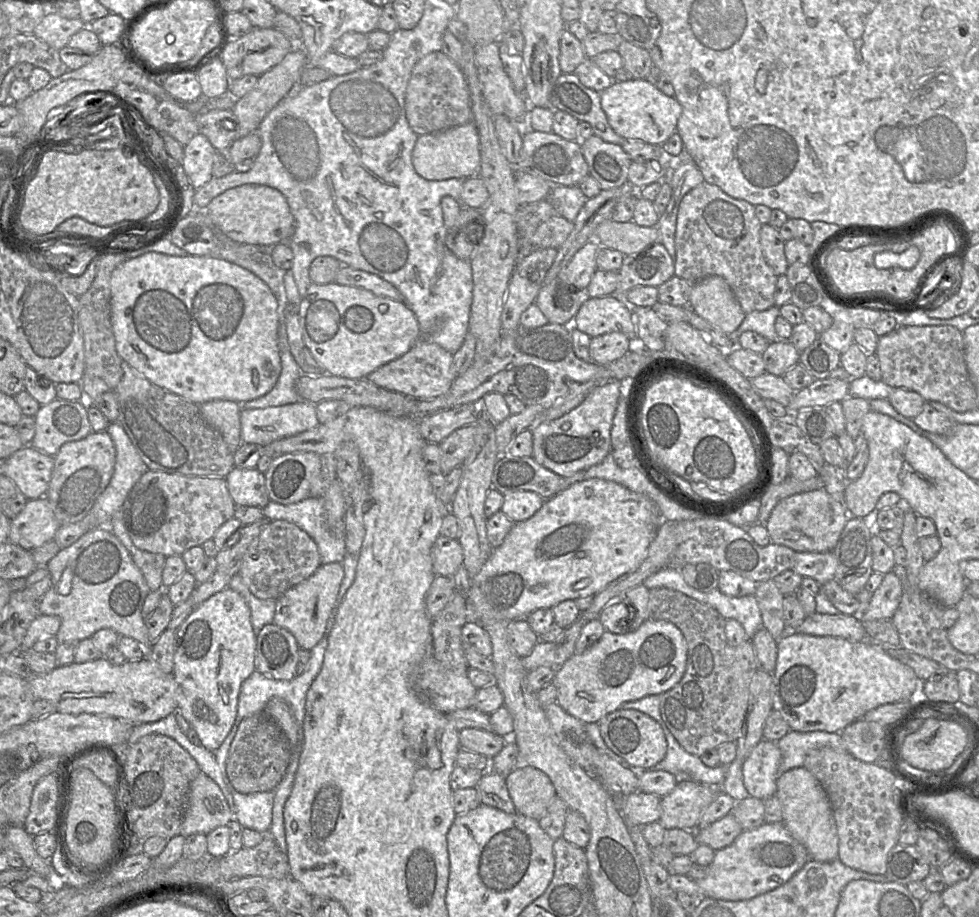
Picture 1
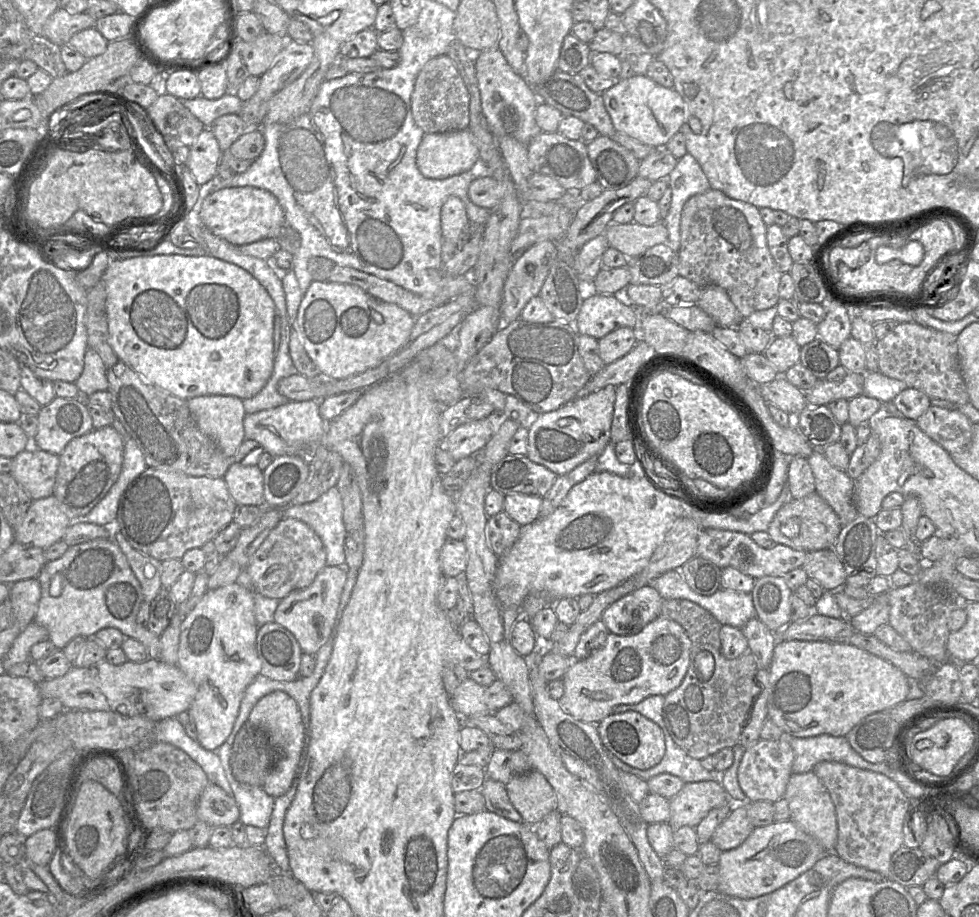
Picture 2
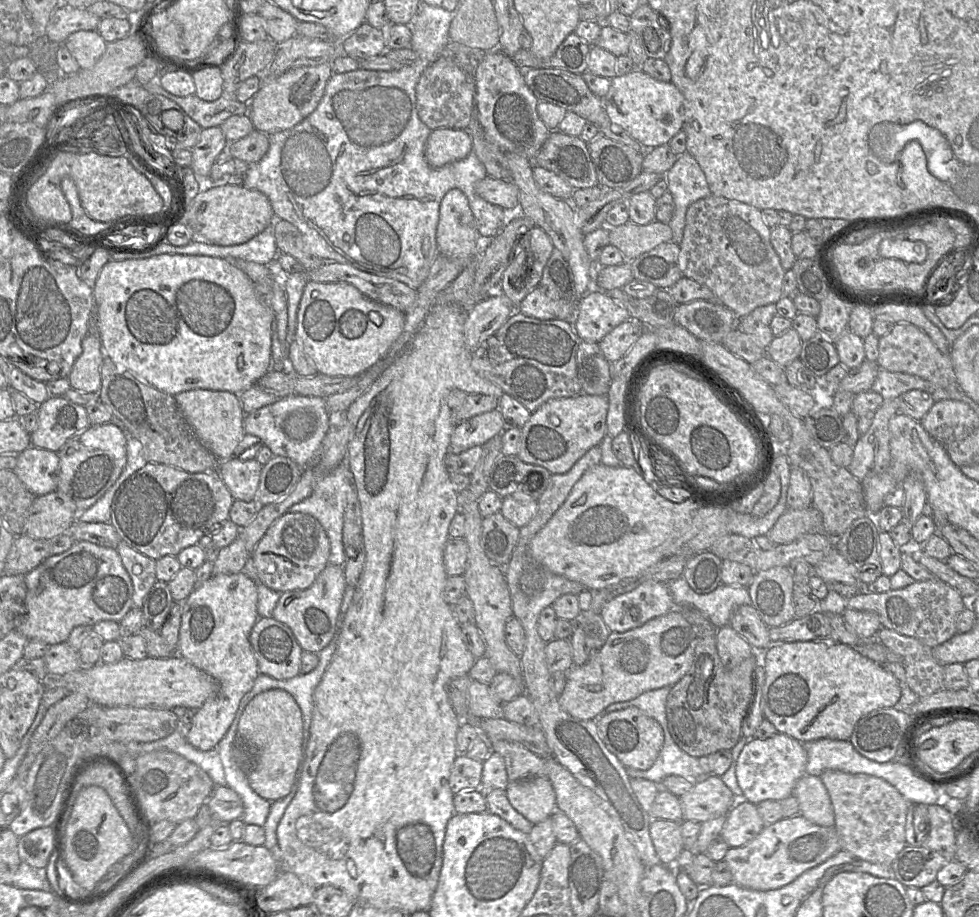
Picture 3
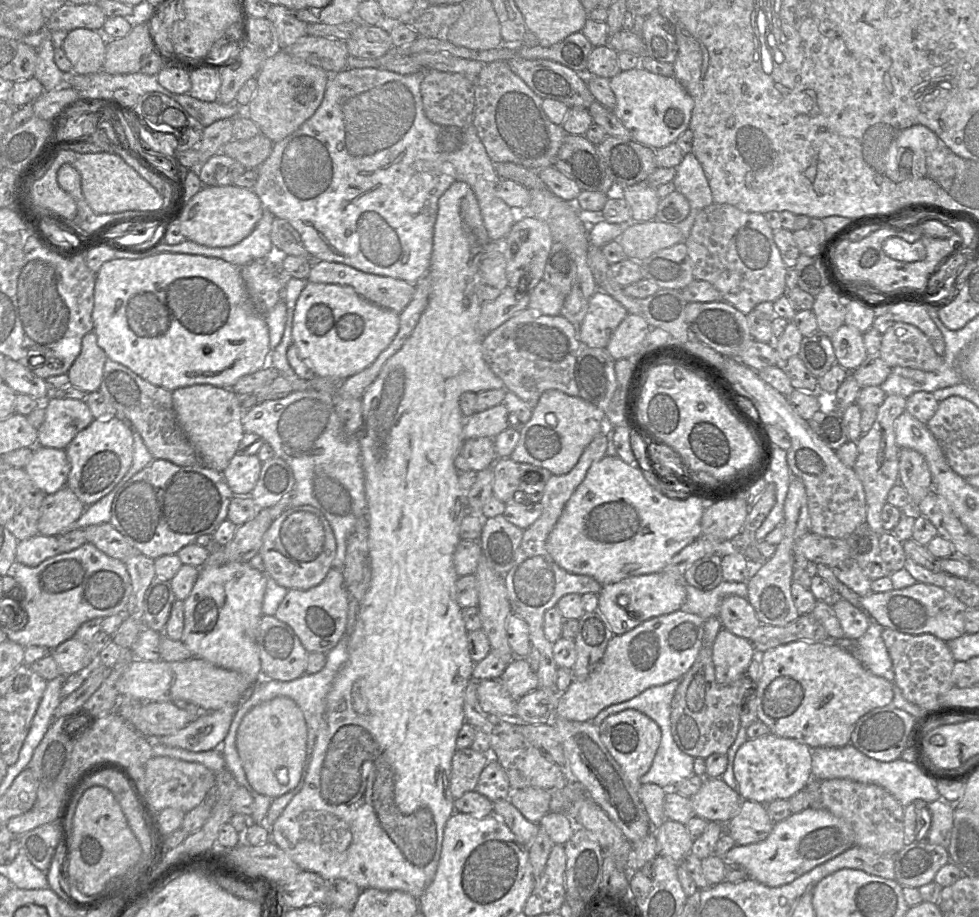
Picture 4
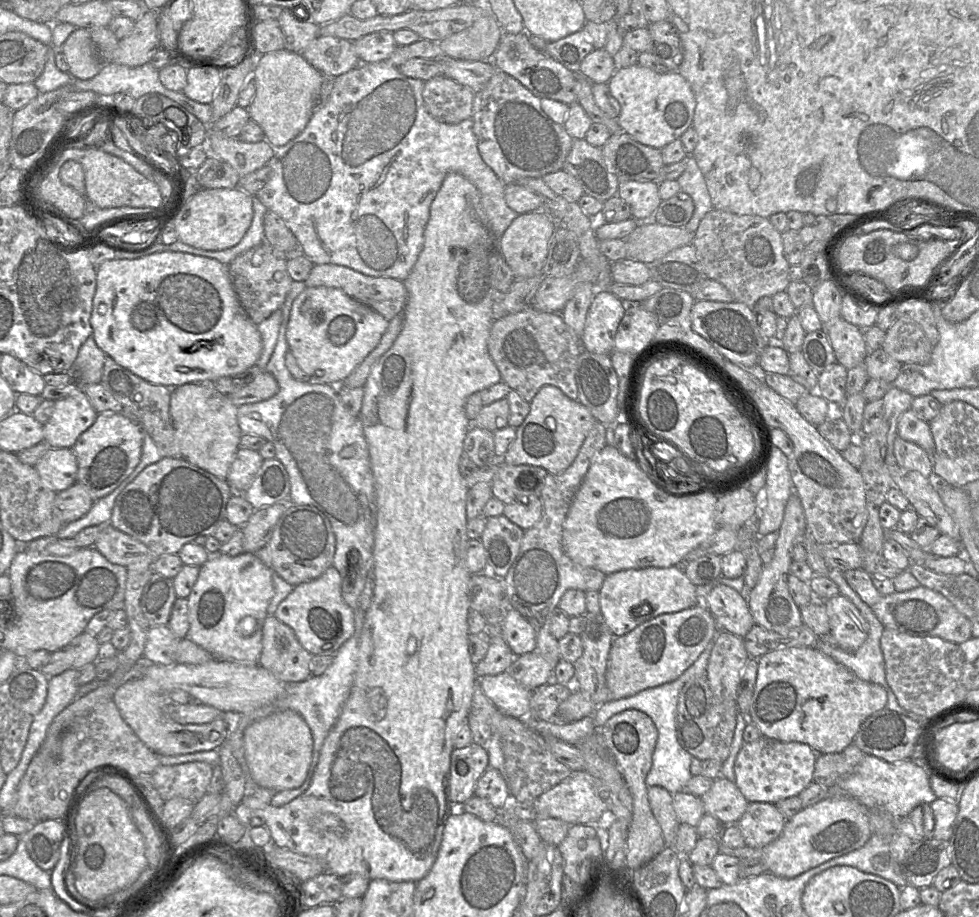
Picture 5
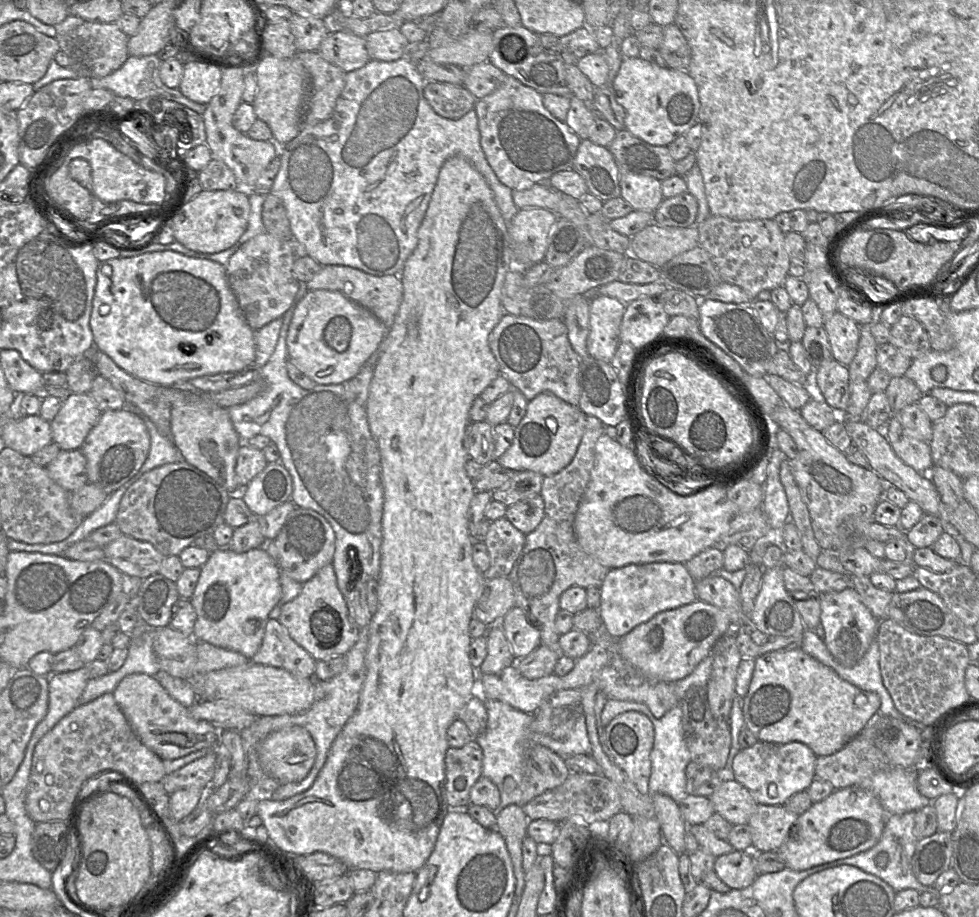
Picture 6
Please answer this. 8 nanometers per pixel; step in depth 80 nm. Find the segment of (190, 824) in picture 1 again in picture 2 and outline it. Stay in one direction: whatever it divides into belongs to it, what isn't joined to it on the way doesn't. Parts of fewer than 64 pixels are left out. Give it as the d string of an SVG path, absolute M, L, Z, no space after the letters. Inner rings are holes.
M209 783L199 798L197 817L212 828L230 827L240 820L240 810L235 798Z

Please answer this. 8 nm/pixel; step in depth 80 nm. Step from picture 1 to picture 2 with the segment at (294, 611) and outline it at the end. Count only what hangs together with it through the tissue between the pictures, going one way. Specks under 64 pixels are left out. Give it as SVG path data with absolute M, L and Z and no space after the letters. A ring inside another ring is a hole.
M346 564L326 565L309 586L280 599L274 613L274 621L292 632L303 653L315 655L332 634L340 596L347 579L347 569Z

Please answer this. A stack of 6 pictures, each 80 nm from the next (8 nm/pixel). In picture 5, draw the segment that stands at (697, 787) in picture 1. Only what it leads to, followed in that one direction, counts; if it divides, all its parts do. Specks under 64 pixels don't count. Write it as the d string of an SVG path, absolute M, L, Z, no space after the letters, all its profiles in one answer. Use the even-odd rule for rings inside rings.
M722 776L715 779L711 788L700 798L705 813L717 818L724 825L736 824L749 803L736 783Z

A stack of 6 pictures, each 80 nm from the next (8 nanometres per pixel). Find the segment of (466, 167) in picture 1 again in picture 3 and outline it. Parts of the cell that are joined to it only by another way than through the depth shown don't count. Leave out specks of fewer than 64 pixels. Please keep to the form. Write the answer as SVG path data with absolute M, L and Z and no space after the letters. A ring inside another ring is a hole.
M440 128L432 130L425 146L425 159L432 167L442 167L465 158L473 143L467 130Z

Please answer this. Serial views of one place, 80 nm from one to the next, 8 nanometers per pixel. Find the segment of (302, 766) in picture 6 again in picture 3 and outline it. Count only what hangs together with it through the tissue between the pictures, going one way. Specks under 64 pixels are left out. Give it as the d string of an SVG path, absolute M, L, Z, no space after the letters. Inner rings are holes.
M271 689L257 695L245 708L232 746L232 757L246 774L250 787L262 798L275 802L285 798L295 782L302 758L304 737L302 711L293 696L281 689Z

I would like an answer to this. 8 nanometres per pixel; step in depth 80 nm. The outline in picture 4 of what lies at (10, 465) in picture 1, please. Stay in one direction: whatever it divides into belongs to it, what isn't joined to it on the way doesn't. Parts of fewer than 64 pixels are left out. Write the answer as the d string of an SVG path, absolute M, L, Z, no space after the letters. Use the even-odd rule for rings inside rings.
M36 445L24 470L46 494L53 494L65 487L70 471L70 463L64 449Z

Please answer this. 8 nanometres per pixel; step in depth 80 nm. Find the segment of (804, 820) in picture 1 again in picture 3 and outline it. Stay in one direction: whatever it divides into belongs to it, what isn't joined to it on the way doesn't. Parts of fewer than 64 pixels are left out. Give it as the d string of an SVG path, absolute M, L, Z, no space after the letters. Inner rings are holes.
M819 776L801 777L795 784L792 795L799 802L800 815L809 822L825 827L835 826L831 798Z

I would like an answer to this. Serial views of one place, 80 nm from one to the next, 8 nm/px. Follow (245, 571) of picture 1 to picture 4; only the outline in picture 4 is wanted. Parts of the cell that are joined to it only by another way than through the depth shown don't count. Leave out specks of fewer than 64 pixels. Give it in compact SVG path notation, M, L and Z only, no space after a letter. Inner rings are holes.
M310 505L290 506L273 520L265 532L257 554L262 558L264 574L289 589L307 590L318 585L332 567L336 541L323 514Z

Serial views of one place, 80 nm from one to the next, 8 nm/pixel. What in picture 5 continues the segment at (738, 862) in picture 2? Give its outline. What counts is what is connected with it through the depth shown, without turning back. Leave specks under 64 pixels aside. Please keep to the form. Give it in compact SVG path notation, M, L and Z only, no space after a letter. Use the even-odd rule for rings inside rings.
M829 795L820 802L803 808L796 815L788 819L781 835L768 845L762 848L751 848L747 845L742 848L730 848L720 843L719 853L735 856L739 859L755 858L765 865L766 873L782 878L794 878L828 860L846 855L864 846L872 837L869 813L870 809L866 805L850 795Z

